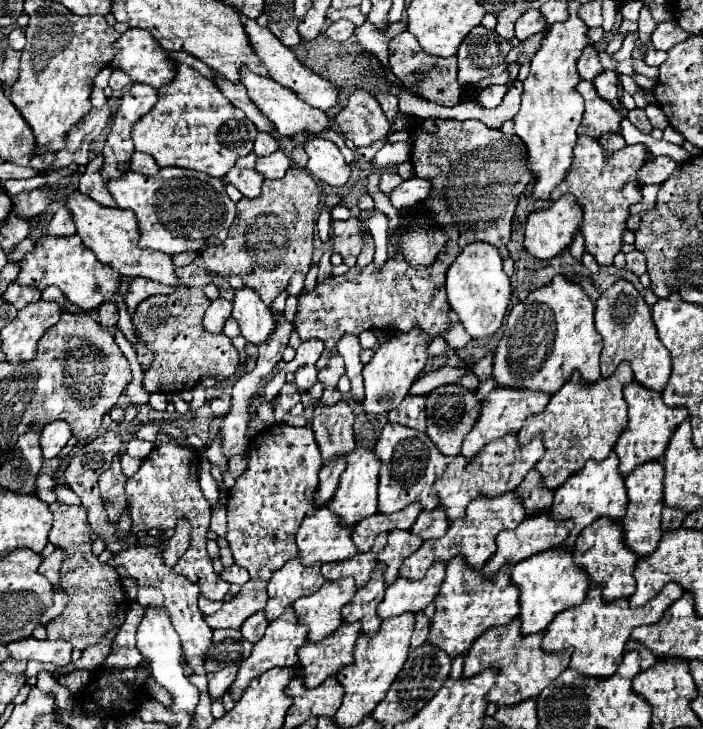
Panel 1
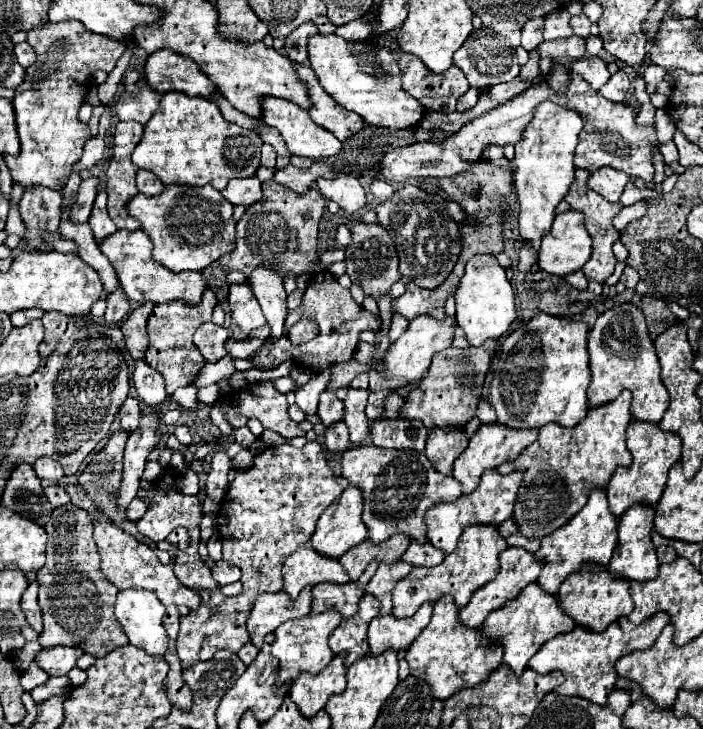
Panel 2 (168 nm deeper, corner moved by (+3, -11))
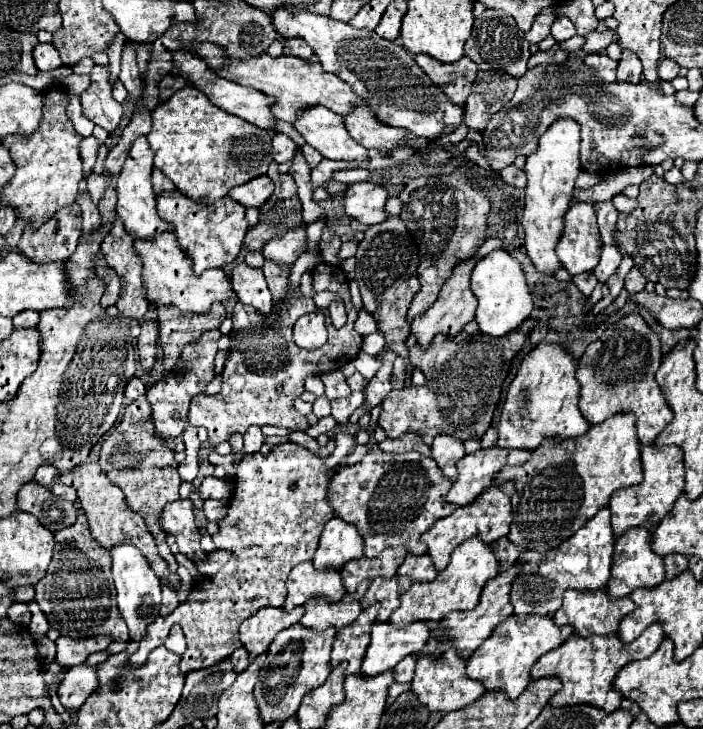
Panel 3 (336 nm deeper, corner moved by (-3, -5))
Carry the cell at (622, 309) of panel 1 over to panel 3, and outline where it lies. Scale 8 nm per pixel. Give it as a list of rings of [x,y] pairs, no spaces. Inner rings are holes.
[[[626,314],[618,322],[606,326],[600,340],[588,344],[578,360],[576,378],[580,378],[580,412],[590,424],[598,424],[616,412],[632,410],[636,414],[638,440],[652,444],[664,426],[672,420],[672,408],[654,378],[662,360],[660,338],[646,324],[642,314]]]

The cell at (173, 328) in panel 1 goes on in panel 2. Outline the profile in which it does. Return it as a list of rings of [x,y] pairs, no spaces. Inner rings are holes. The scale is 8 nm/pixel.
[[[206,288],[204,296],[202,296],[202,302],[198,306],[188,306],[188,304],[182,304],[180,300],[164,302],[164,304],[154,306],[154,312],[148,318],[150,346],[146,350],[146,364],[156,368],[164,376],[168,394],[172,394],[180,386],[194,384],[200,368],[206,364],[202,354],[194,346],[192,336],[194,336],[194,332],[198,330],[200,324],[212,320],[214,306],[216,306],[216,296],[214,296],[212,288]]]

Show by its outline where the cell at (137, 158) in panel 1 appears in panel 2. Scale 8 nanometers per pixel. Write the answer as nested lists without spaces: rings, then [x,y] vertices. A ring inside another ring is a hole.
[[[138,170],[136,174],[136,180],[138,180],[138,190],[146,196],[158,196],[162,190],[164,190],[164,184],[152,174],[152,172],[142,172]]]

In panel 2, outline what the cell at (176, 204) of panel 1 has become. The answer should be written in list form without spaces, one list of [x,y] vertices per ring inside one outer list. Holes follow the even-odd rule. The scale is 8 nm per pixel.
[[[166,186],[166,190],[160,194],[160,196],[144,196],[144,194],[136,194],[130,202],[128,202],[128,210],[130,210],[130,216],[134,216],[140,224],[142,224],[142,230],[152,238],[152,242],[154,242],[154,260],[156,262],[160,262],[162,266],[166,266],[166,268],[170,268],[172,272],[192,272],[192,270],[204,270],[206,266],[210,266],[212,262],[216,262],[220,256],[224,256],[224,254],[228,254],[232,248],[234,248],[234,244],[236,244],[236,222],[234,222],[234,218],[232,218],[232,210],[234,210],[234,206],[218,192],[218,190],[214,190],[212,186],[194,186],[194,188],[190,188],[190,186]]]

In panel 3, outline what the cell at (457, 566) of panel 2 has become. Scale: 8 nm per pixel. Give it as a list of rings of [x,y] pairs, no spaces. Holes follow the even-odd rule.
[[[472,536],[464,540],[452,552],[450,564],[432,582],[414,582],[404,594],[400,594],[400,606],[392,612],[390,622],[404,626],[414,620],[442,620],[452,610],[472,610],[478,604],[482,586],[498,574],[498,560],[492,544]]]

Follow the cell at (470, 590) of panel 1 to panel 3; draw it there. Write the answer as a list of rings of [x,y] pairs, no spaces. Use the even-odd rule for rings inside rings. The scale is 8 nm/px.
[[[440,636],[438,646],[440,646],[440,654],[430,654],[426,658],[424,658],[424,654],[418,656],[416,672],[414,672],[414,680],[412,680],[412,692],[418,694],[418,698],[432,712],[436,712],[436,710],[438,712],[452,712],[452,710],[464,708],[464,706],[476,702],[480,696],[484,696],[484,692],[486,692],[484,684],[468,678],[468,674],[466,674],[468,660],[458,654],[456,646],[452,646],[452,638]]]

